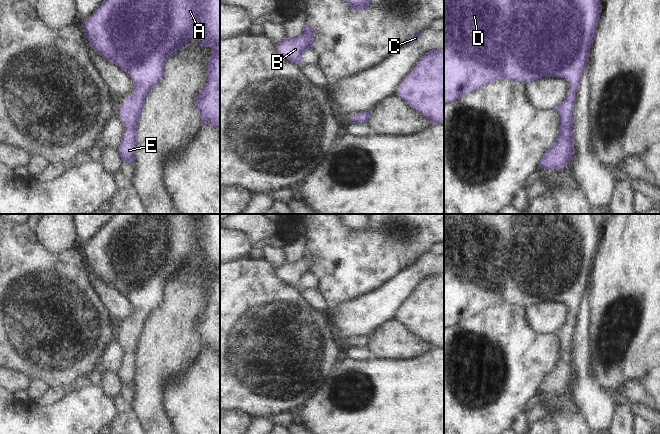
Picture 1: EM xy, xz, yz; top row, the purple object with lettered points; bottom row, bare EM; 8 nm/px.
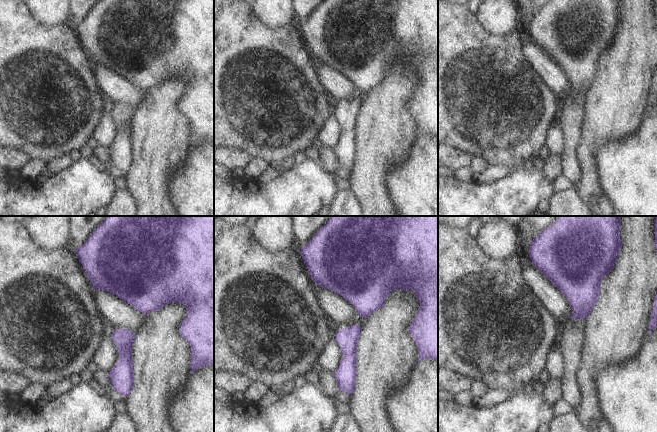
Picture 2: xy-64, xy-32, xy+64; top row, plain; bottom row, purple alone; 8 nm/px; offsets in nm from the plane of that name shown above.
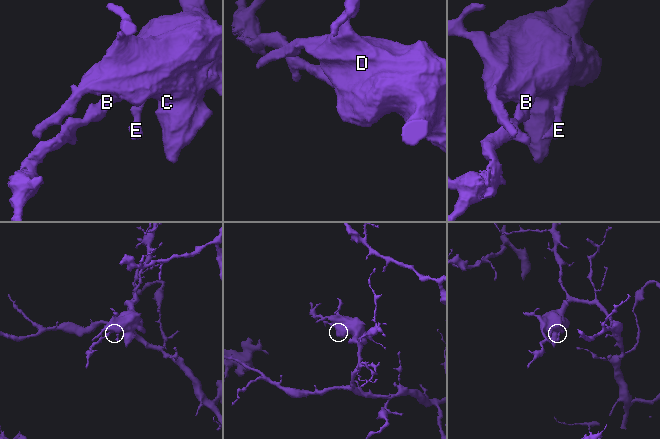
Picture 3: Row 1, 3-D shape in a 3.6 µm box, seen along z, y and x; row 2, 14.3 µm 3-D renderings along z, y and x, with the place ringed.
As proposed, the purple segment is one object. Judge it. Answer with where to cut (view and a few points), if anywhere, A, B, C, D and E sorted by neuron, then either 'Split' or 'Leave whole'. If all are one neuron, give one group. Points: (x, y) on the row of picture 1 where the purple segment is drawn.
No split. Groups: A B C D E. Leave whole

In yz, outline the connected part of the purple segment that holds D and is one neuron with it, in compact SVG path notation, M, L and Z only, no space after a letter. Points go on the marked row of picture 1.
M444 0L444 104L501 79L528 84L542 77L565 78L570 86L569 95L555 109L560 118L560 132L539 161L539 167L567 168L574 153L572 123L576 95L588 64L601 11L602 5L597 0Z

